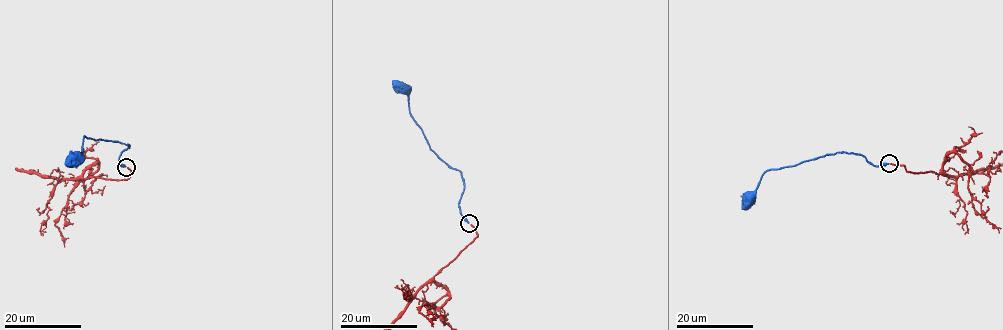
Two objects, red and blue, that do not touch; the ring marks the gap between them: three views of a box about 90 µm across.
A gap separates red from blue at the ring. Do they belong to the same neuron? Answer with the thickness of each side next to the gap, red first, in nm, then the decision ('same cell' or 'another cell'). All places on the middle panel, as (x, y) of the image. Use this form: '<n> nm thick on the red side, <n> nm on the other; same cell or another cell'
240 nm thick on the red side, 280 nm on the other; same cell

